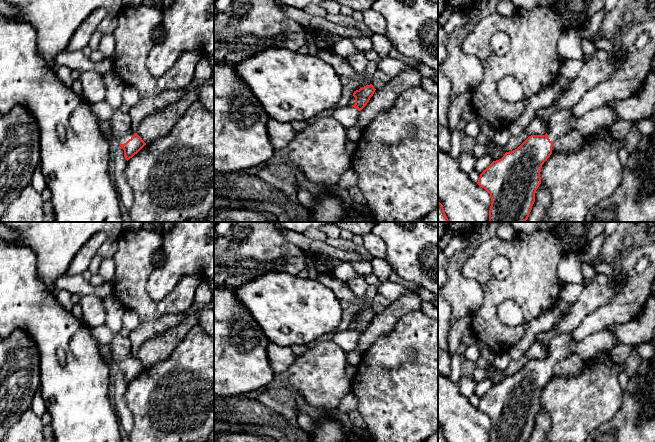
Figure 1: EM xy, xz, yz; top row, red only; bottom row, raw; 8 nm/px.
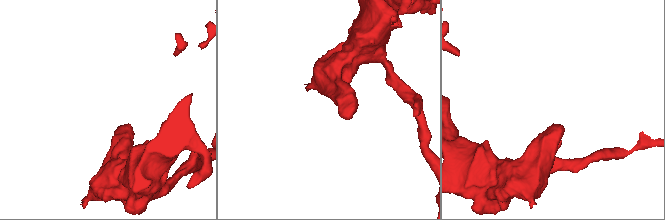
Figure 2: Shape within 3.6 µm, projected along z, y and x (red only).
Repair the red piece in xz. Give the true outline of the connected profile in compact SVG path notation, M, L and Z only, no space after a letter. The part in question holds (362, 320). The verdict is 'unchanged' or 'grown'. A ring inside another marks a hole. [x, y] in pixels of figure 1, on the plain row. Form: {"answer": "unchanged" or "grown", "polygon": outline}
{"answer": "grown", "polygon": "M370 308L354 315L355 328L335 333L332 341L346 353L353 351L358 344L360 335L367 329L375 314L374 310Z"}

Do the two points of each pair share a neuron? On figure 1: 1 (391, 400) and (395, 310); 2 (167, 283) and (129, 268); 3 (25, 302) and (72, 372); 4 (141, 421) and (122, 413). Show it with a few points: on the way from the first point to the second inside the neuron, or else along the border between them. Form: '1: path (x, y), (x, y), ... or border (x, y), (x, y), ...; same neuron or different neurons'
1: border (412, 311), (404, 314), (390, 331), (375, 340); different neurons
2: border (155, 267), (147, 282), (147, 293), (151, 299); different neurons
3: path (45, 322), (53, 330), (53, 355), (55, 361); same neuron
4: border (124, 395), (124, 401), (132, 417), (131, 431); different neurons

